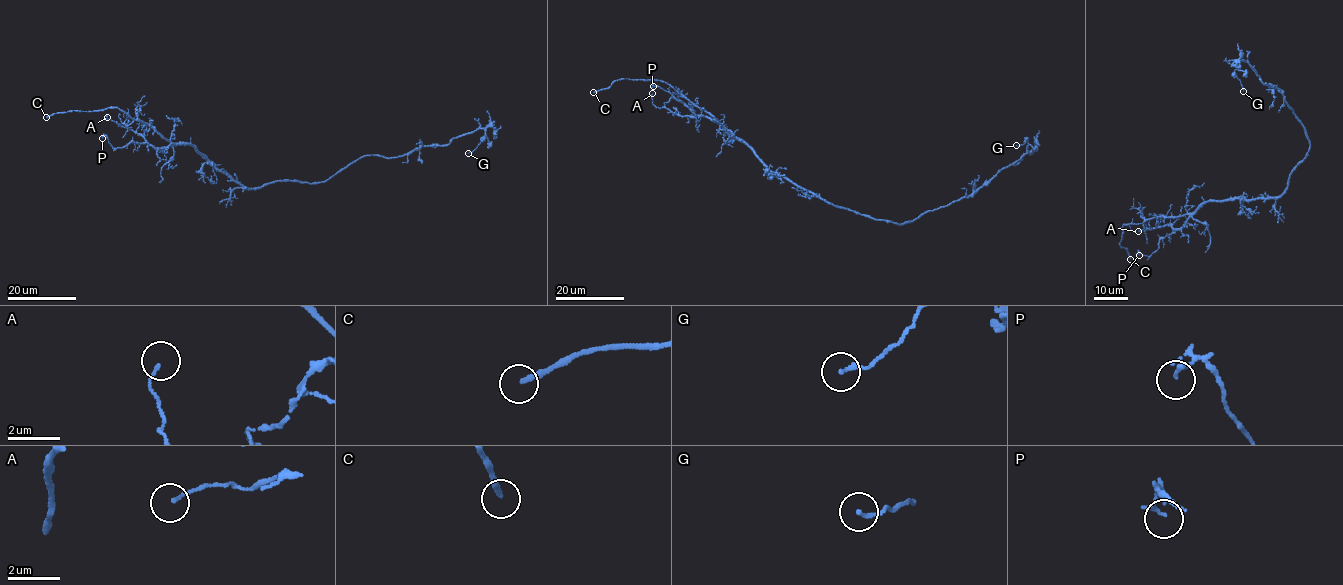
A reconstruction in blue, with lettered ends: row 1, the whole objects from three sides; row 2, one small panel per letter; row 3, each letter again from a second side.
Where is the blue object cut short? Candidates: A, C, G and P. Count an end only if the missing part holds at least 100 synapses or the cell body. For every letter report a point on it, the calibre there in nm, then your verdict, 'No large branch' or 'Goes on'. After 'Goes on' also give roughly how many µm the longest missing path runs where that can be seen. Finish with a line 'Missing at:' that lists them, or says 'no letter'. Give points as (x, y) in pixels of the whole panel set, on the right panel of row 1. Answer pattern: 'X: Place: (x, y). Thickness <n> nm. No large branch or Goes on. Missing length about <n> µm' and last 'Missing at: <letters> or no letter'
A: Place: (1138, 231). Thickness 110 nm. No large branch
C: Place: (1130, 259). Thickness 220 nm. Goes on. Missing length about 10 µm
G: Place: (1243, 91). Thickness 150 nm. No large branch
P: Place: (1139, 255). Thickness 140 nm. No large branch
Missing at: C

